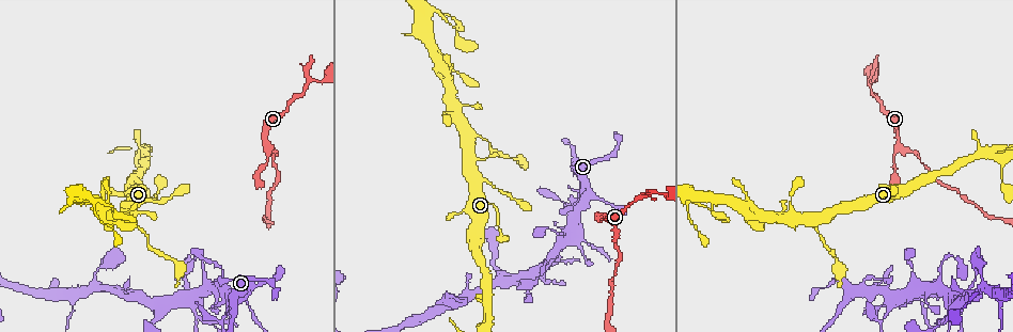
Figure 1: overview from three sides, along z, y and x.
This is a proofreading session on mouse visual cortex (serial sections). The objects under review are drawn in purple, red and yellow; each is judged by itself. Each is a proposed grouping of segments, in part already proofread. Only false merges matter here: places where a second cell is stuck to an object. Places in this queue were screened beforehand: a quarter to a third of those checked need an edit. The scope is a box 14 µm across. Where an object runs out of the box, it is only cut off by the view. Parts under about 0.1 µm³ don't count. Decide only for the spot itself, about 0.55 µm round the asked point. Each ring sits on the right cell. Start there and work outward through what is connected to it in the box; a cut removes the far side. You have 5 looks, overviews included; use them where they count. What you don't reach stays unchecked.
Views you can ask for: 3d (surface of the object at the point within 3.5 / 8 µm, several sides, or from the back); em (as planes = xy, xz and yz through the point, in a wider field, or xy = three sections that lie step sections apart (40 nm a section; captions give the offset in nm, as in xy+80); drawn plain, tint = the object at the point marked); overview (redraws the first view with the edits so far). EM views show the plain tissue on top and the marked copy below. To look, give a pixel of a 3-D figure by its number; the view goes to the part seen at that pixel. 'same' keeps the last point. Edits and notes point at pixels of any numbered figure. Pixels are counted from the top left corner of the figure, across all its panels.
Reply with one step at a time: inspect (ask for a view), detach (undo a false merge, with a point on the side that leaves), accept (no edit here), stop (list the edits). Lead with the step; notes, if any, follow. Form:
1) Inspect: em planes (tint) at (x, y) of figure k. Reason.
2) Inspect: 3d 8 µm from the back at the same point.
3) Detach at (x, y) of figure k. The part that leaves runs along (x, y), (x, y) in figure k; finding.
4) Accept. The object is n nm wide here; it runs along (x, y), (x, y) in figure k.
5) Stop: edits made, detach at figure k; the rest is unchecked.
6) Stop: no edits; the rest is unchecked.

Inspect: em xy step 1 (tint) at (895, 295) of figure 1. Small branch off a trunk.

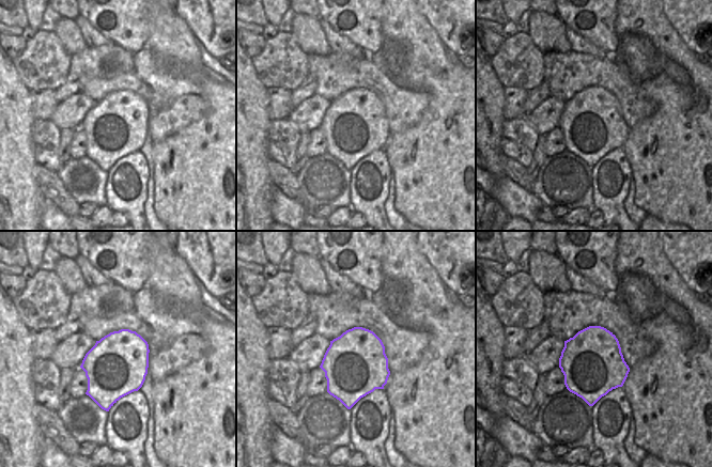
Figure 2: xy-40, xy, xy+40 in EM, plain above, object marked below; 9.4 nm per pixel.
Inspect: 3d 3.5 µm at the same point.

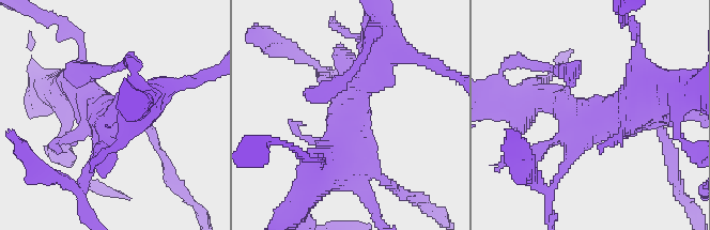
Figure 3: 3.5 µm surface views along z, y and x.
Accept. It runs along (377, 54), (325, 166) in figure 3; continuous, no second cell.

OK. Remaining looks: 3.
Inspect: 3d 8 µm at (869, 79) of figure 1. Sharp bend.

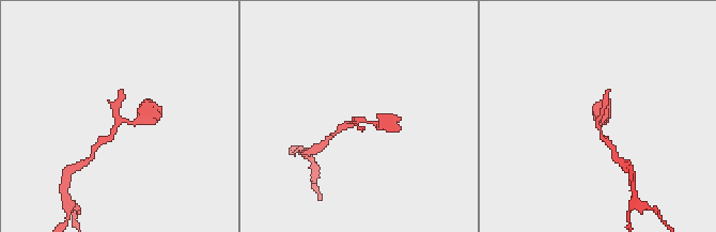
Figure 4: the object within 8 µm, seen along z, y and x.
Inspect: em xy step 1 (tint) at (122, 120) of figure 4. Need the tissue.

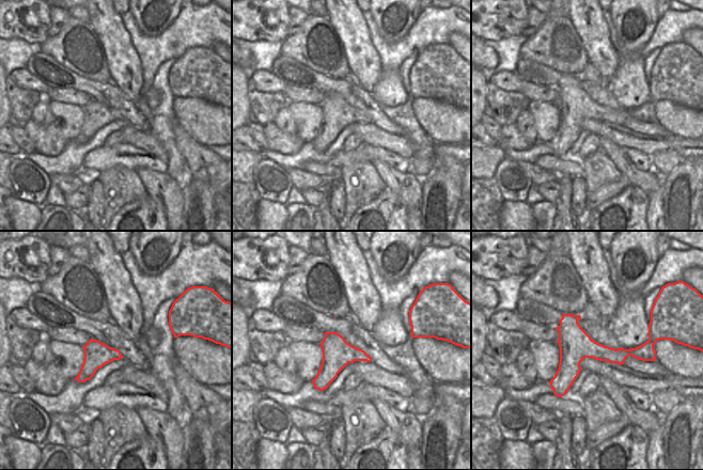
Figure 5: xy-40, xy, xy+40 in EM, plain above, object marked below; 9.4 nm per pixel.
Accept. The object is 280 nm wide here; it runs along (646, 358), (582, 353), (552, 384) in figure 5; continuous, no second cell.

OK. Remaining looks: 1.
Stop: no edits; the rest is unchecked.

